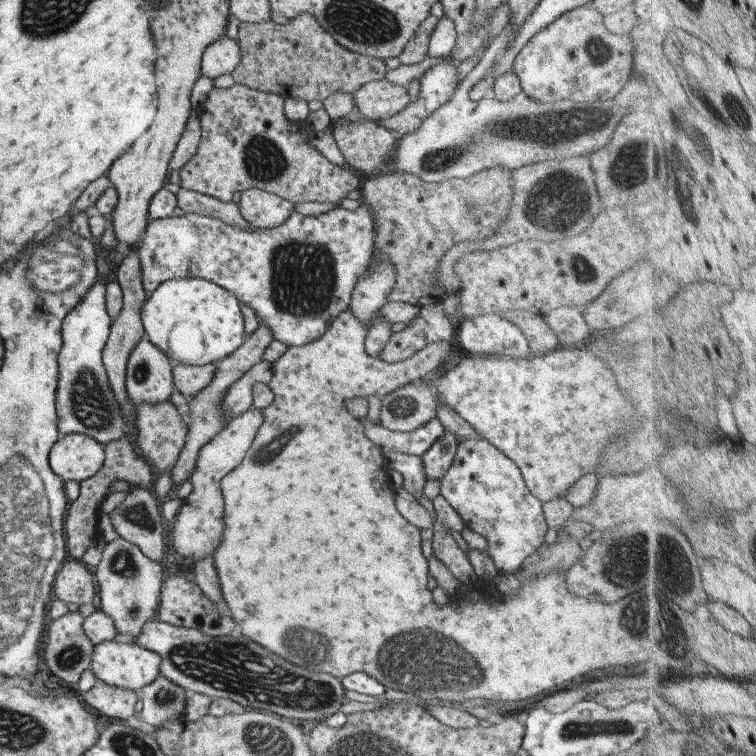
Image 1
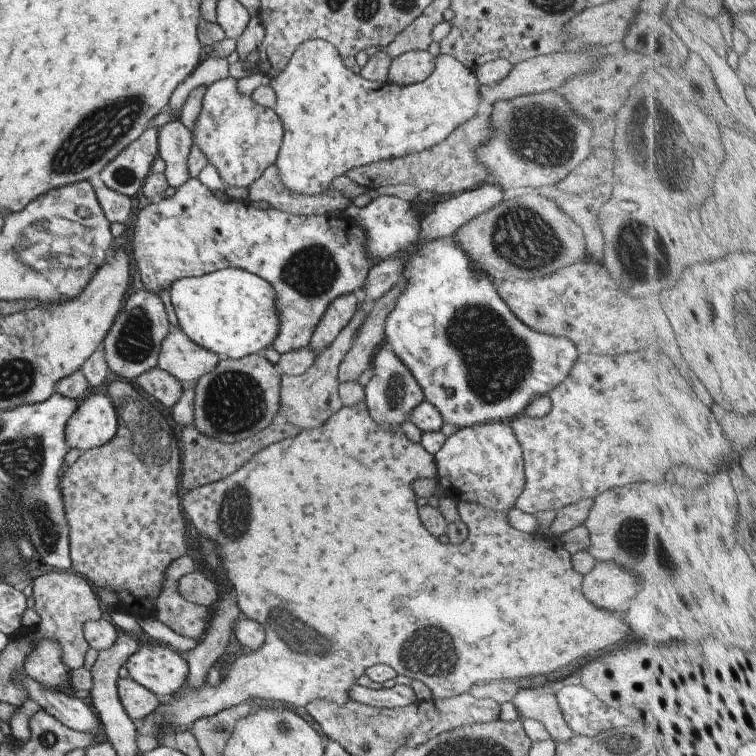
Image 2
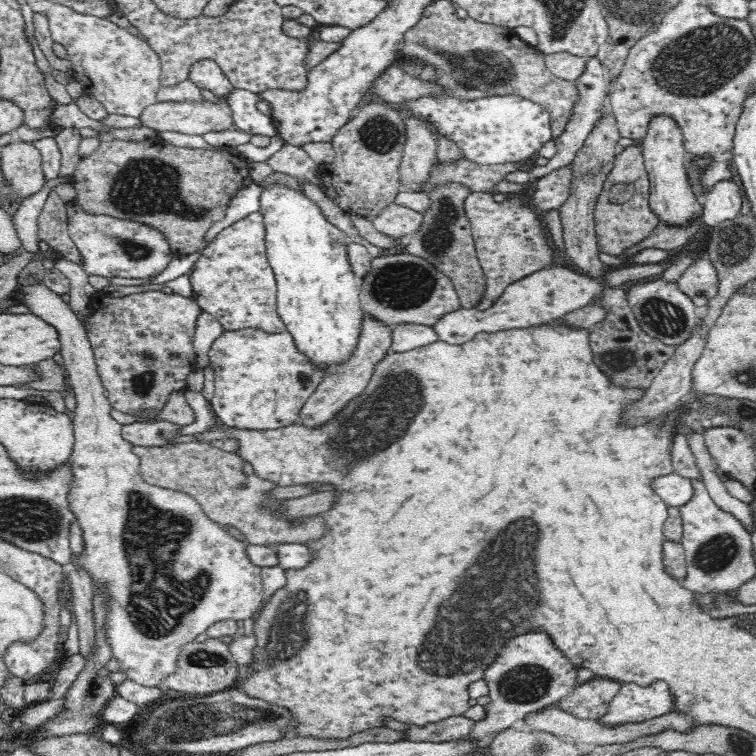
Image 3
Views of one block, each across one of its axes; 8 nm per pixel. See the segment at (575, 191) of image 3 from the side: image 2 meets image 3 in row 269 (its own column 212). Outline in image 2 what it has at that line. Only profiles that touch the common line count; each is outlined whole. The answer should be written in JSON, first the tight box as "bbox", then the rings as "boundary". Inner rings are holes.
{"bbox":[178,571,217,608],"boundary":[[[190,571],[178,580],[181,596],[201,608],[212,608],[217,601],[217,584],[203,572]]]}

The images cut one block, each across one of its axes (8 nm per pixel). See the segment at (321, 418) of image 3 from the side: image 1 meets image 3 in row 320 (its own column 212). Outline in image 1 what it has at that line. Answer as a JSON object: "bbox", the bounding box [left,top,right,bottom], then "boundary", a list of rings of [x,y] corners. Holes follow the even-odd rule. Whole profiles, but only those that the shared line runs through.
{"bbox":[172,363,216,399],"boundary":[[[214,363],[204,365],[177,364],[172,368],[174,390],[185,399],[194,397],[202,391],[214,378],[216,366]]]}

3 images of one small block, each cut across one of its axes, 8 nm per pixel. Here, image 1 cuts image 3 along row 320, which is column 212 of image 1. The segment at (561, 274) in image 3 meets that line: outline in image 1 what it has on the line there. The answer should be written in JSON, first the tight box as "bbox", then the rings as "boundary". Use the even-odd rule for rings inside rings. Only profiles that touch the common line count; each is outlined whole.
{"bbox":[173,409,262,560],"boundary":[[[247,409],[239,416],[229,419],[222,429],[217,431],[196,454],[193,470],[188,480],[191,483],[191,492],[178,506],[173,524],[173,548],[179,555],[197,560],[205,555],[212,556],[215,546],[221,538],[221,493],[220,480],[232,468],[235,468],[240,460],[243,460],[251,439],[254,437],[257,427],[261,424],[262,416],[259,409]]]}

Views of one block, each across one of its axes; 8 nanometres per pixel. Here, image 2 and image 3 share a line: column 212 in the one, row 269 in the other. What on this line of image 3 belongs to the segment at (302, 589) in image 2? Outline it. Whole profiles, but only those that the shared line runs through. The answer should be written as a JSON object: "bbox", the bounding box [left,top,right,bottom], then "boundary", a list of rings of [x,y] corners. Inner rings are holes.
{"bbox":[465,190,718,311],"boundary":[[[527,190],[507,194],[502,202],[494,200],[490,191],[472,191],[465,200],[465,211],[471,224],[476,256],[484,273],[484,292],[475,306],[478,311],[488,310],[510,284],[556,264],[555,247],[543,224],[543,213],[528,203]],[[706,257],[697,258],[688,264],[676,283],[696,306],[704,306],[708,298],[712,298],[718,292],[716,269]]]}

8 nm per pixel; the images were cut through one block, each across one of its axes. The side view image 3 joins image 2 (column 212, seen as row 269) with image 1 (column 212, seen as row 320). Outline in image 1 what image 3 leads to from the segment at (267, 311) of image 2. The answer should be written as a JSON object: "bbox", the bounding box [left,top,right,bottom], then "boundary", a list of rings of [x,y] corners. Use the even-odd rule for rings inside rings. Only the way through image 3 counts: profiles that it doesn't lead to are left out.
{"bbox":[140,278,245,365],"boundary":[[[198,278],[169,279],[147,294],[140,308],[140,321],[145,338],[166,357],[184,365],[216,363],[218,358],[230,355],[245,337],[240,304],[231,292]]]}

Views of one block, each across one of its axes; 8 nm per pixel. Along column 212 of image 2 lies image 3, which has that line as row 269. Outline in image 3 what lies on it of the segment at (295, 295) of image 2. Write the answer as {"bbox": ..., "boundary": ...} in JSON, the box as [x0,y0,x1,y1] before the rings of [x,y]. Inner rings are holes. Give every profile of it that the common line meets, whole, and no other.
{"bbox":[189,212,286,334],"boundary":[[[252,212],[227,226],[202,250],[189,274],[192,297],[202,311],[212,314],[227,331],[256,328],[268,334],[286,332],[277,313],[277,288],[272,267],[266,258],[263,216]]]}

